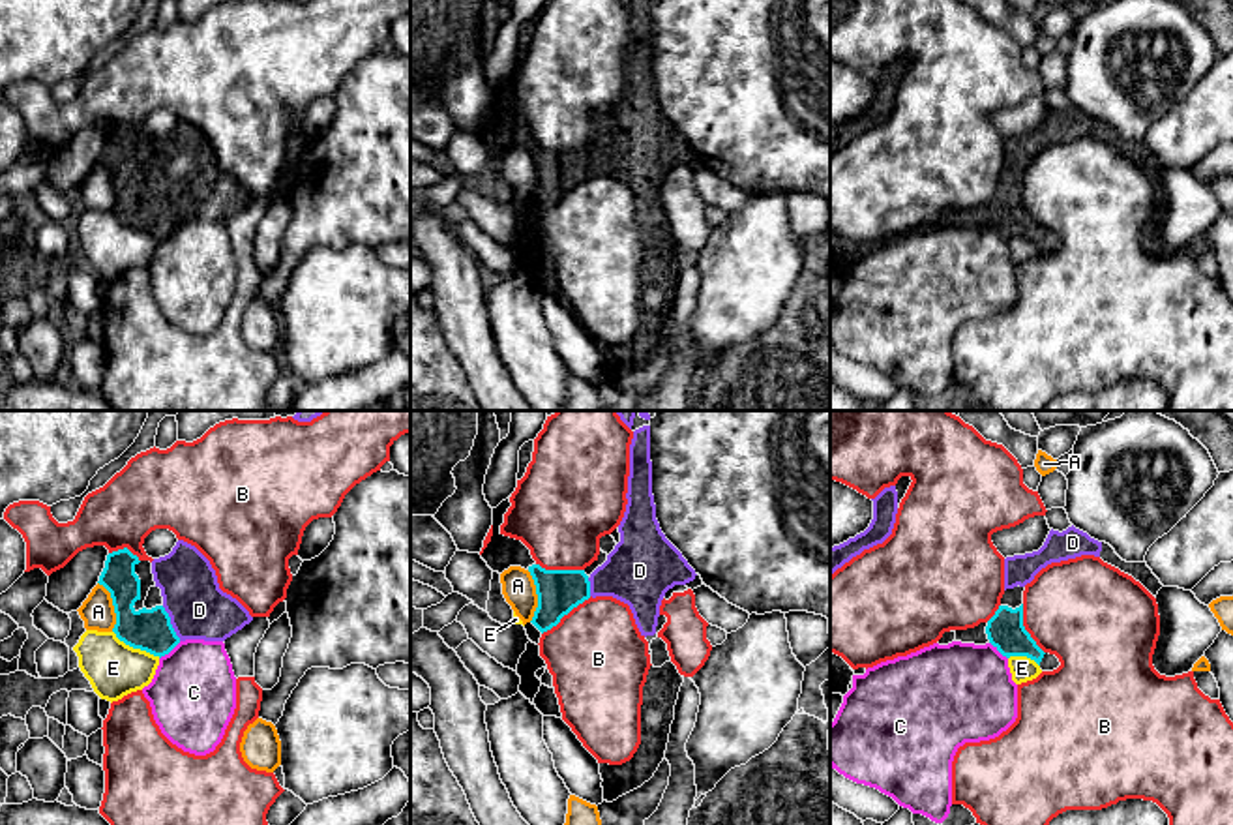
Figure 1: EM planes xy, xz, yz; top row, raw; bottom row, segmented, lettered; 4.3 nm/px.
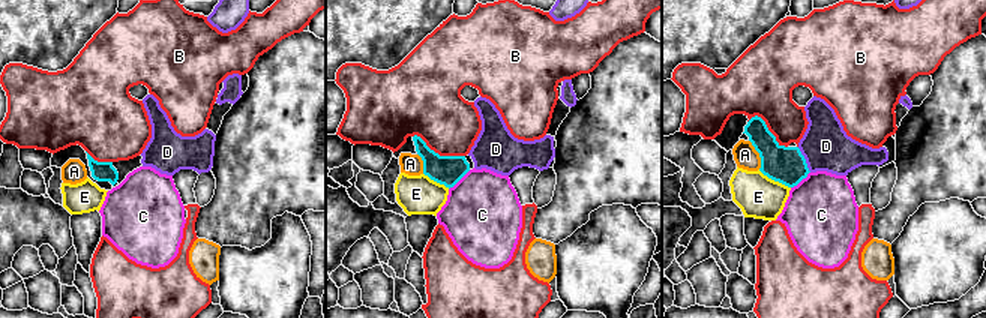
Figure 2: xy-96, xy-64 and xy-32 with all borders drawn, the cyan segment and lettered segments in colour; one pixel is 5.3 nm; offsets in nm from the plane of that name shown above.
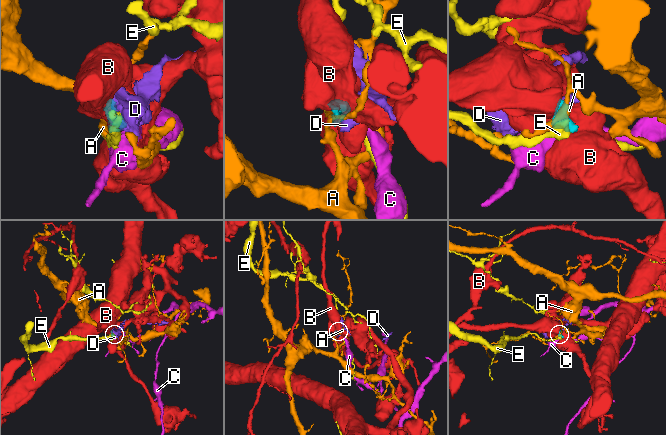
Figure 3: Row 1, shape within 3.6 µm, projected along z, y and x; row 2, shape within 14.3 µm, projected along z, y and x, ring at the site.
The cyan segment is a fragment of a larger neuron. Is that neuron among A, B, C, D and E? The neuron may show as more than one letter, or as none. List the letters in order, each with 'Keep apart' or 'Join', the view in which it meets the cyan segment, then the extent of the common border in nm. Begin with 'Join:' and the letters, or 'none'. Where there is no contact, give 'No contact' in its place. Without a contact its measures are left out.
Join: D
A: Keep apart. Touches cyan in xz. Shared border 220 nm
B: Keep apart. Touches cyan in xz. Shared border 280 nm
C: Keep apart. Touches cyan in xy. Shared border 120 nm
D: Join. Touches cyan in xy. Shared border 170 nm
E: Keep apart. Touches cyan in xy. Shared border 240 nm

